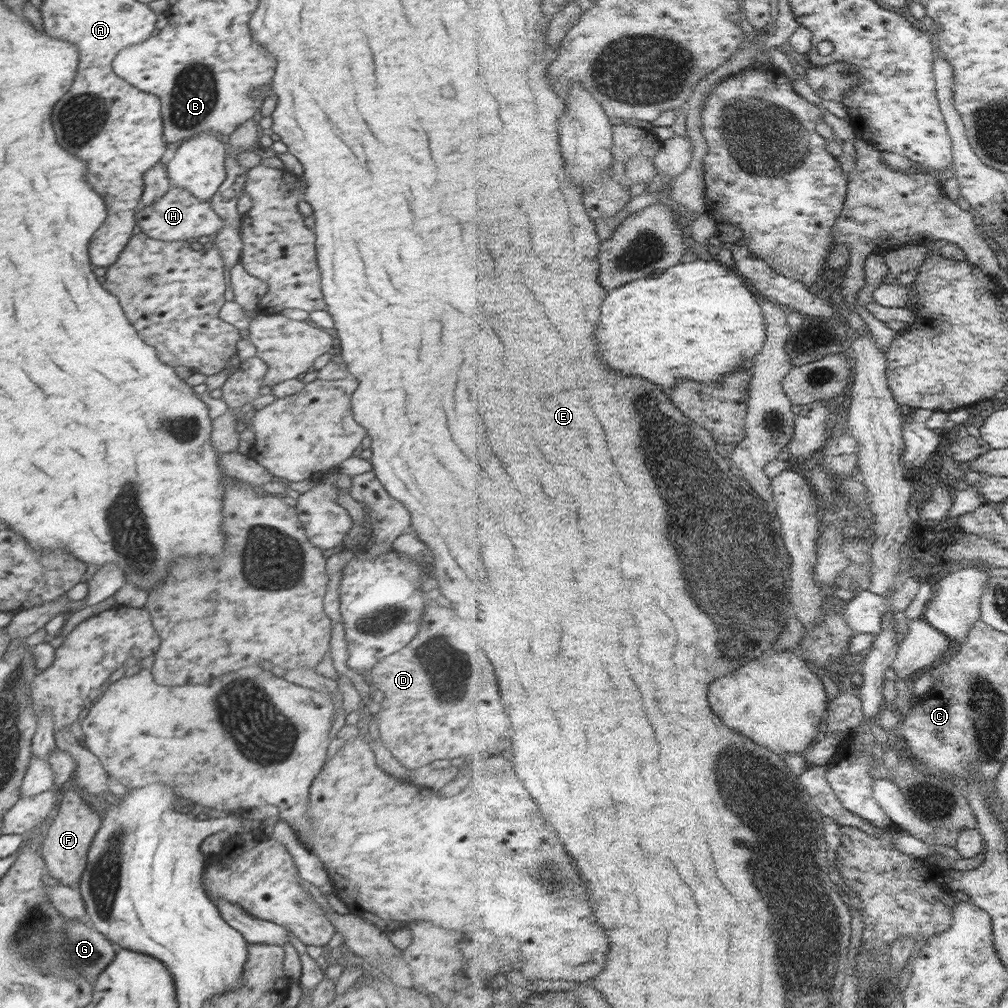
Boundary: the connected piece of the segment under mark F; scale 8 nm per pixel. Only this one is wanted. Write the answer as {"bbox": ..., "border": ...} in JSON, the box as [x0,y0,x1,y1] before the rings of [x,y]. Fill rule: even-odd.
{"bbox":[40,787,100,886],"border":[[[77,787],[64,793],[60,797],[60,803],[56,808],[52,823],[46,830],[47,834],[40,844],[40,853],[47,874],[56,880],[60,880],[60,884],[68,886],[80,881],[87,865],[87,854],[100,825],[100,816],[90,809],[90,805],[82,799]]]}

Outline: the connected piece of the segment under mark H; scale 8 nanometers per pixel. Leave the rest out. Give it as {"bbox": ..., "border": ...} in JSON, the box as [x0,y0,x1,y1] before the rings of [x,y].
{"bbox":[135,187,225,241],"border":[[[176,187],[166,190],[165,195],[154,204],[138,207],[135,218],[140,222],[140,230],[150,238],[159,241],[186,241],[188,238],[206,239],[225,227],[225,220],[214,212],[210,200],[198,200],[184,189]]]}

